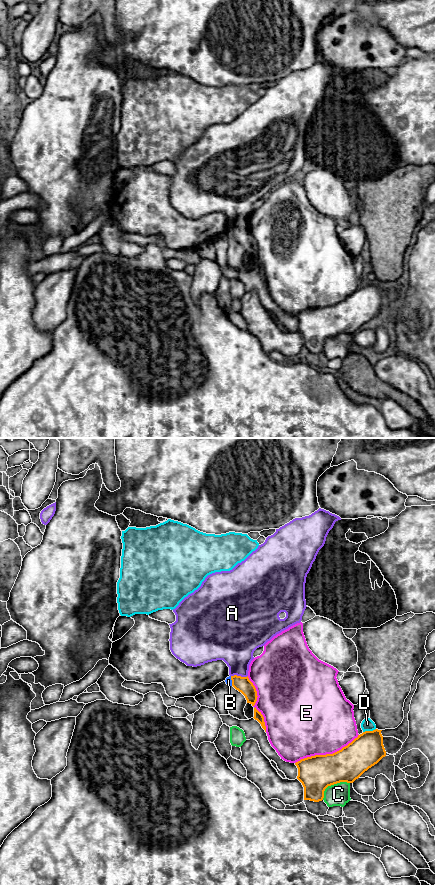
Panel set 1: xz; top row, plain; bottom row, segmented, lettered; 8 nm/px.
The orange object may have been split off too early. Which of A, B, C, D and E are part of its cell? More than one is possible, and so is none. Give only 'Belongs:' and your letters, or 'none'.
Belongs: none

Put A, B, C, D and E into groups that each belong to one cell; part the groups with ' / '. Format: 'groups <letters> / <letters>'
groups A / B / C / D / E

